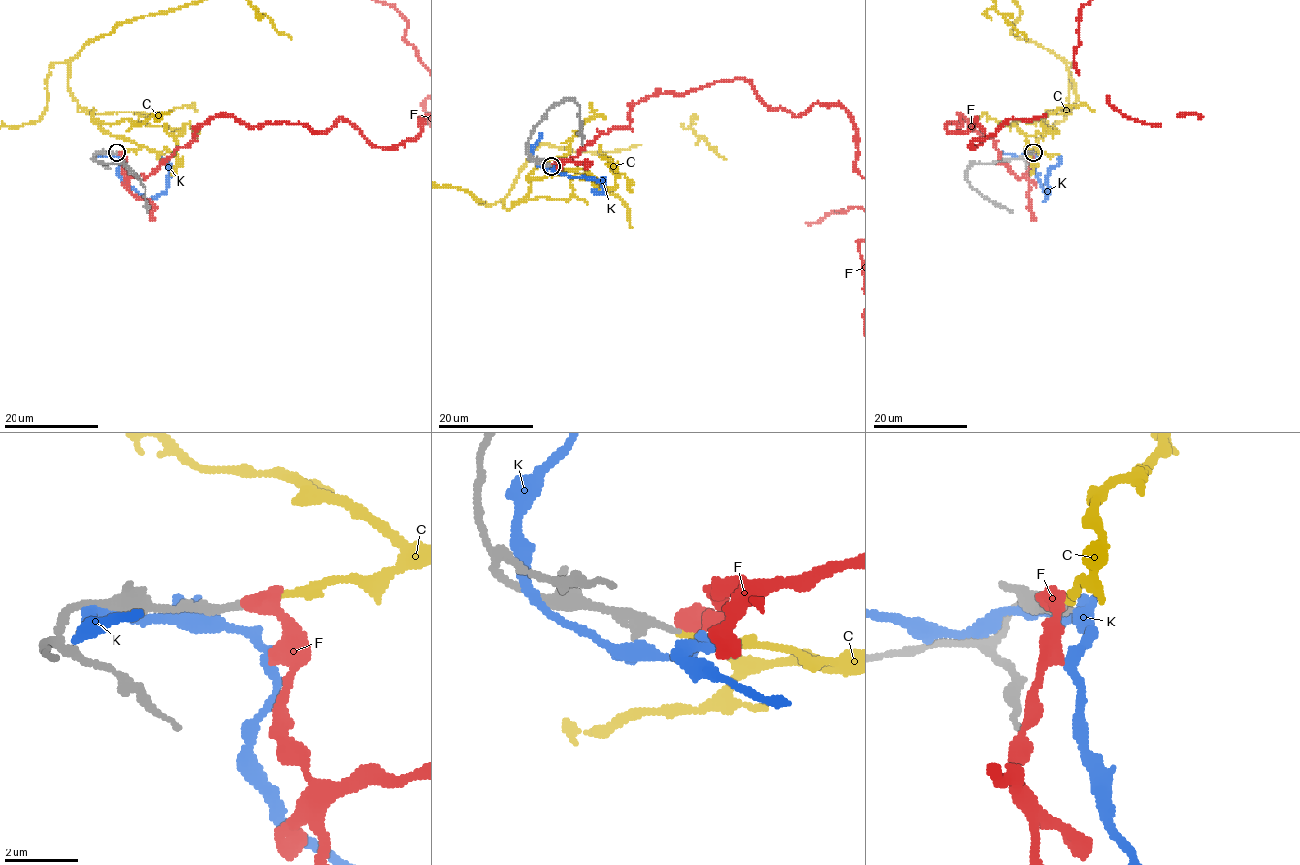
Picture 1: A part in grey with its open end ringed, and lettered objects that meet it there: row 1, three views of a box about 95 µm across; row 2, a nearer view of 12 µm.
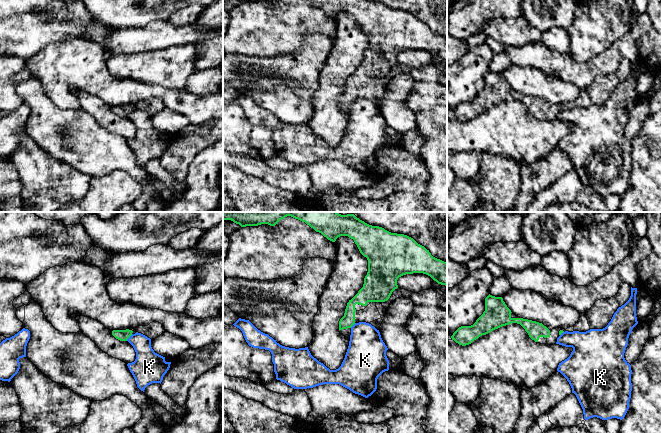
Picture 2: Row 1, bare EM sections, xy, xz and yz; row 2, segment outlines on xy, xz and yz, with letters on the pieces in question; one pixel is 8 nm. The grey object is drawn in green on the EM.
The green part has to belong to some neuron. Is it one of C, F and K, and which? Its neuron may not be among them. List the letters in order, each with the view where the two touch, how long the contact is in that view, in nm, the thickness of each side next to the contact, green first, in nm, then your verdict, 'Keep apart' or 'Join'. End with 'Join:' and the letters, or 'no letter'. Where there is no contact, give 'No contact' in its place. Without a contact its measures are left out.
C: No contact. Join
F: No contact. Keep apart
K: Touches green in xy. Shared border 80 nm. Thickness 90 nm (green) against 190 nm. Keep apart
Join: C

